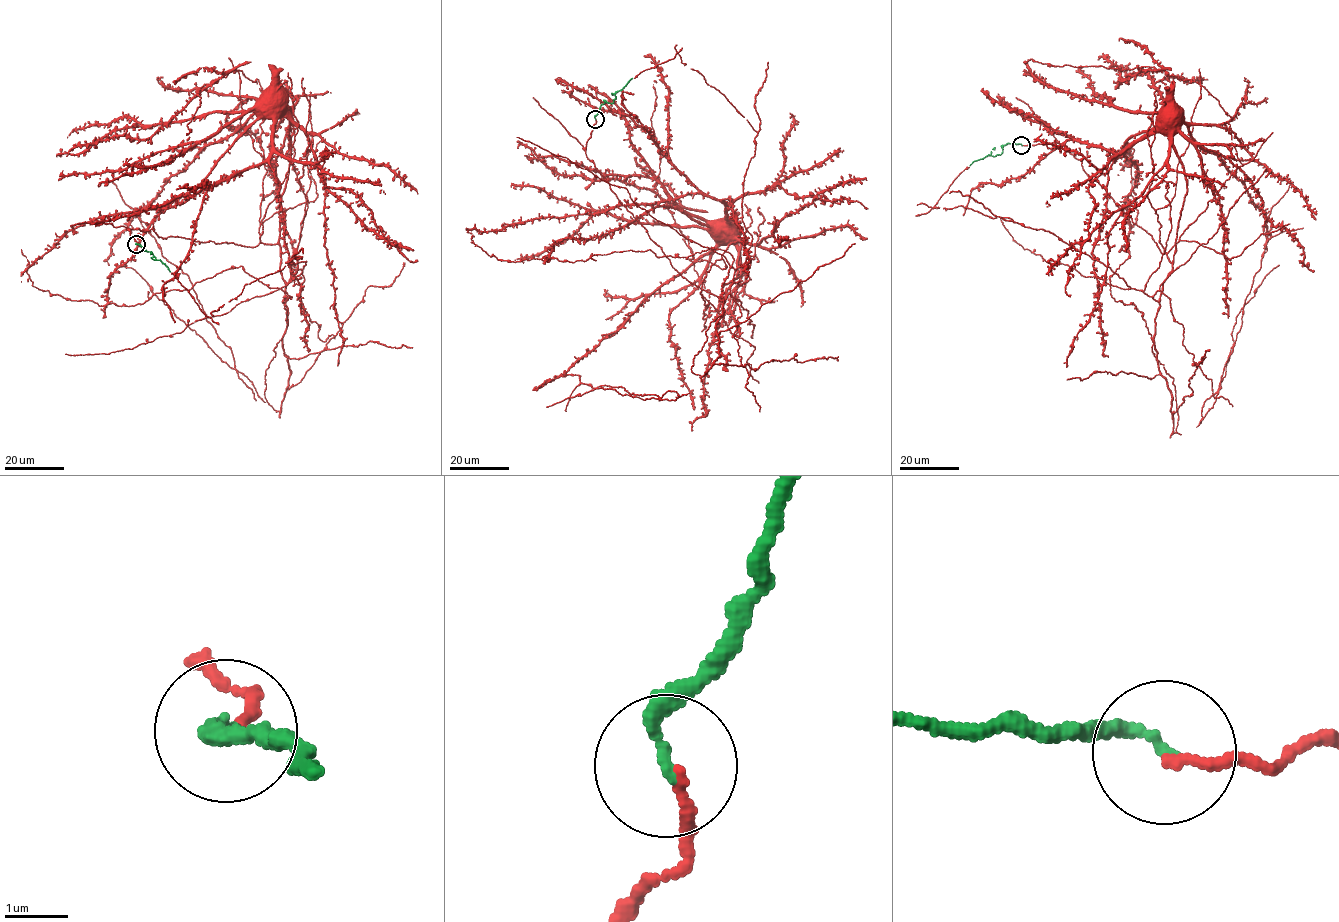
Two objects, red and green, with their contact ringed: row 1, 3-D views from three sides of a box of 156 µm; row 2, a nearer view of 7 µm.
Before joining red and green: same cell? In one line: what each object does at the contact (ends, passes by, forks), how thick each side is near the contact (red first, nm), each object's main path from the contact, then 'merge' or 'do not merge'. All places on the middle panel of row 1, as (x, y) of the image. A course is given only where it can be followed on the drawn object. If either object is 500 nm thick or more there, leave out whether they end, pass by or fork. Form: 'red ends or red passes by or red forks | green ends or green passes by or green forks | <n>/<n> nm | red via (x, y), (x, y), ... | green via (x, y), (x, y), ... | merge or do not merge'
red ends | green ends | 140/200 nm | red via (595, 119), (585, 155), (672, 266), (719, 297), (723, 285), (736, 278), (740, 243), (721, 241), (725, 228) | green via (595, 119), (600, 107), (613, 102), (615, 94), (632, 78) | merge

